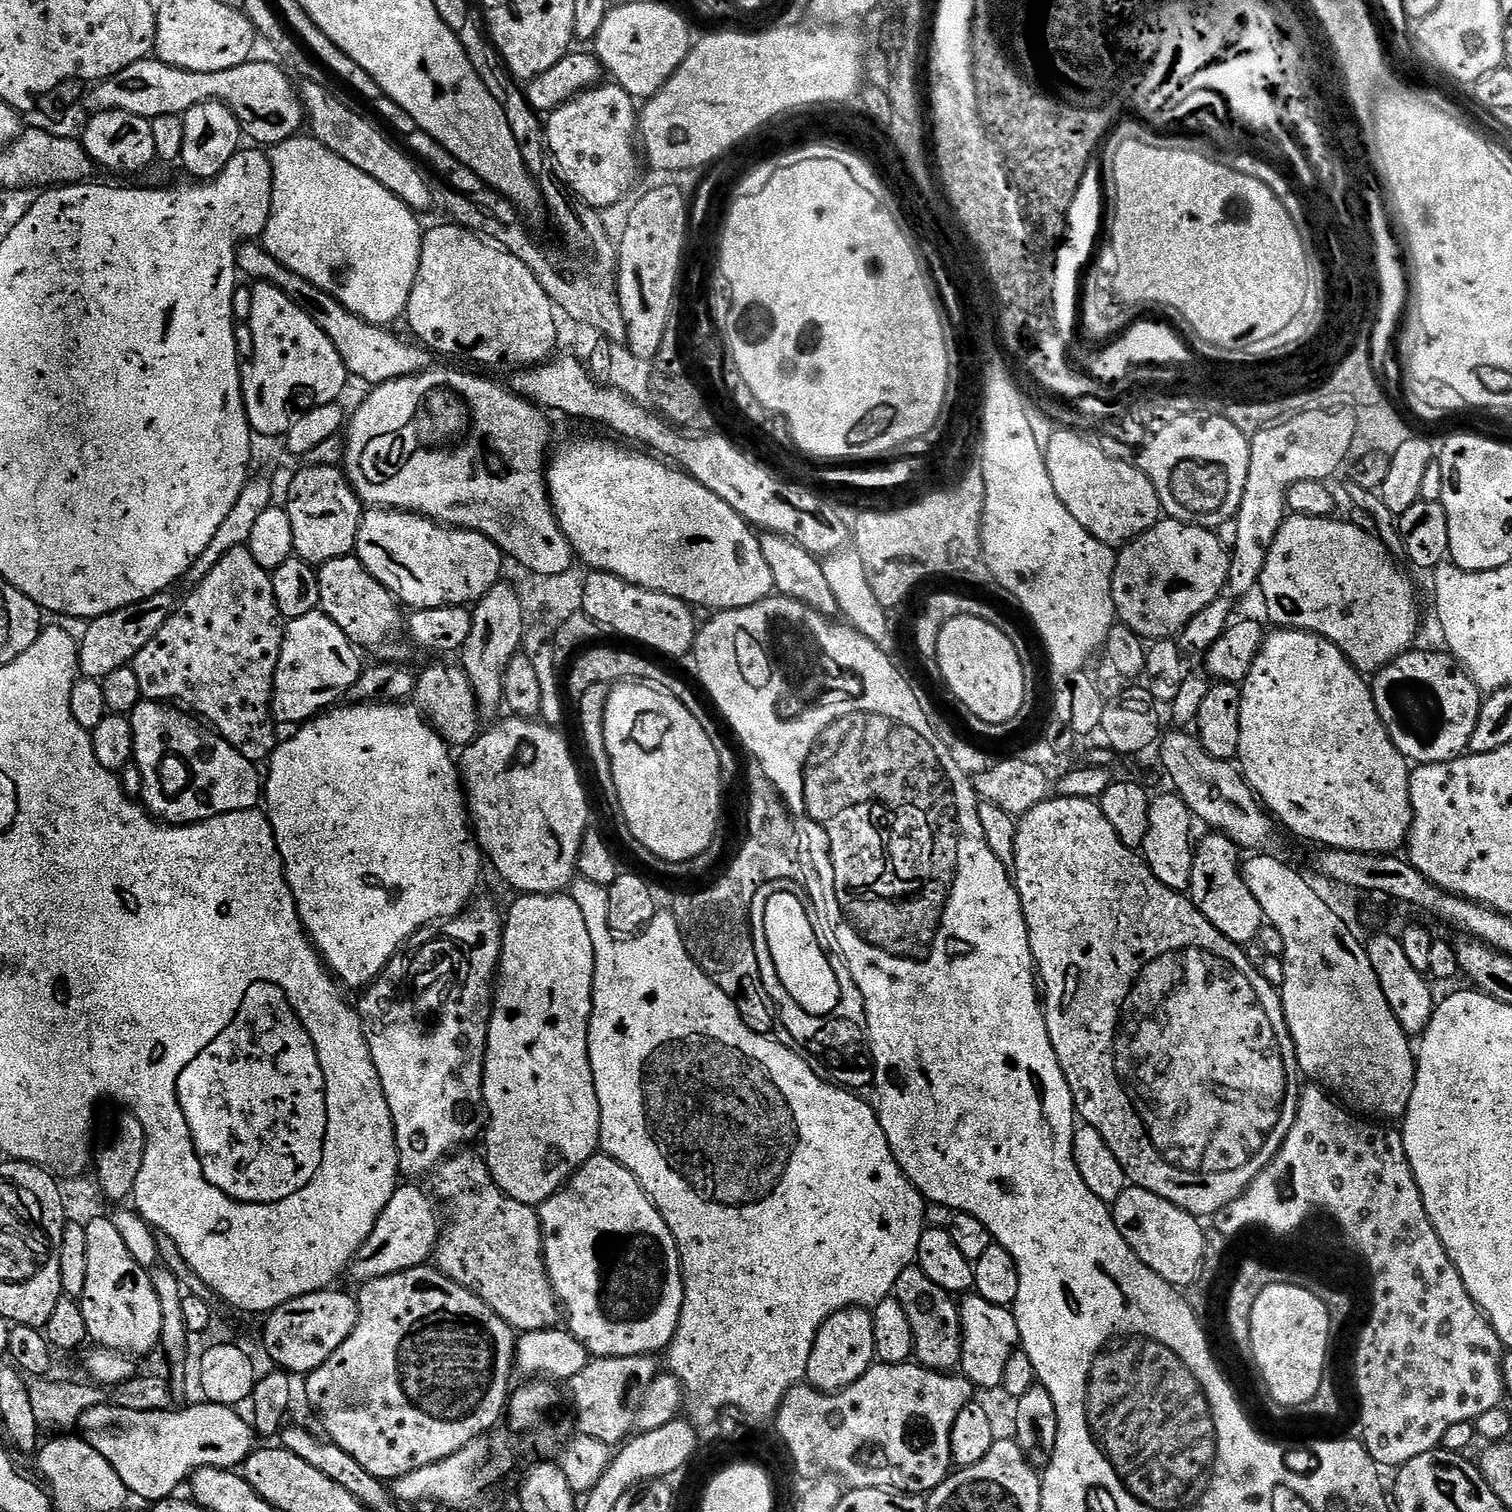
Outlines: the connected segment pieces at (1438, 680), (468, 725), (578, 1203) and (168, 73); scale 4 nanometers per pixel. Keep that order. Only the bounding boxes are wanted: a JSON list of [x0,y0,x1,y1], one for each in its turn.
[[1371,650,1482,765],[412,664,482,748],[538,1154,684,1358],[86,58,306,146]]

